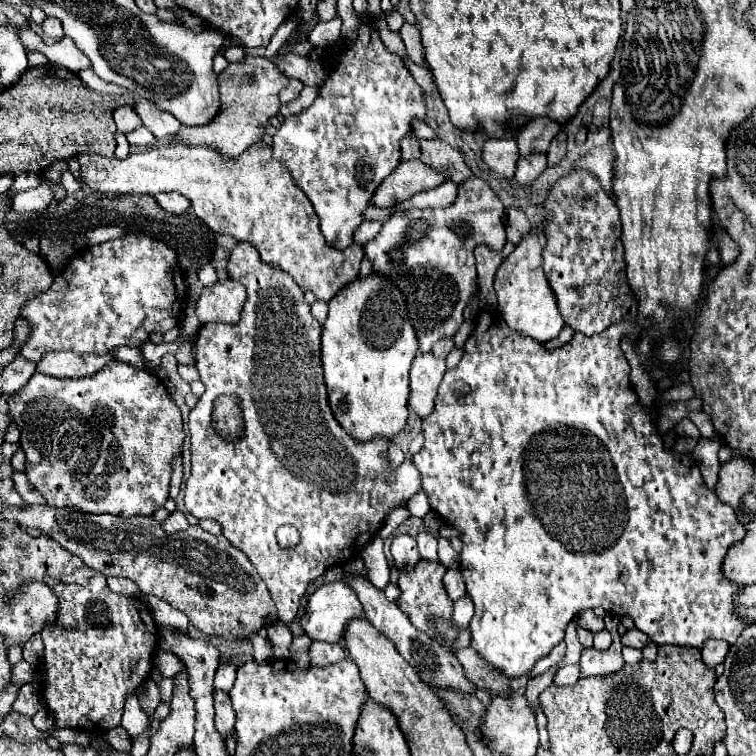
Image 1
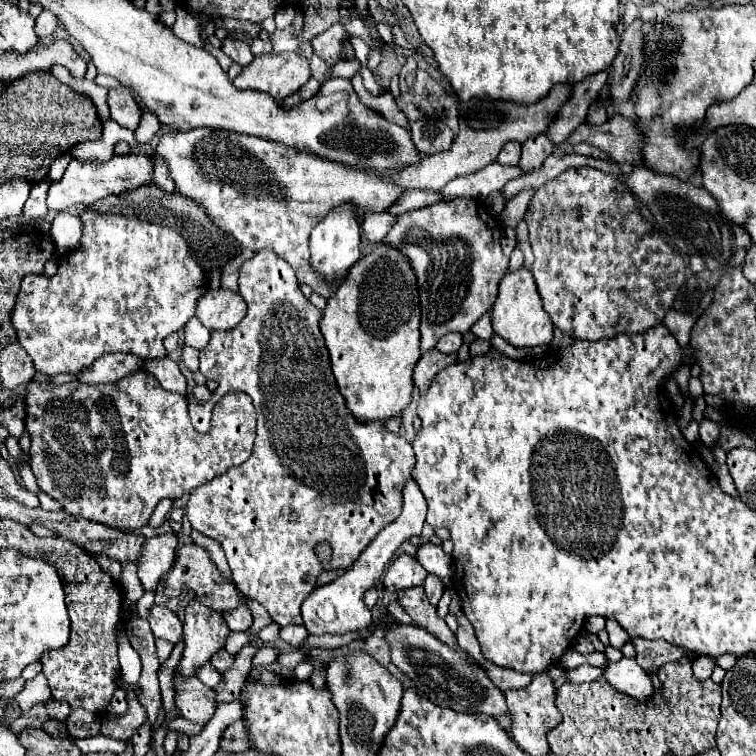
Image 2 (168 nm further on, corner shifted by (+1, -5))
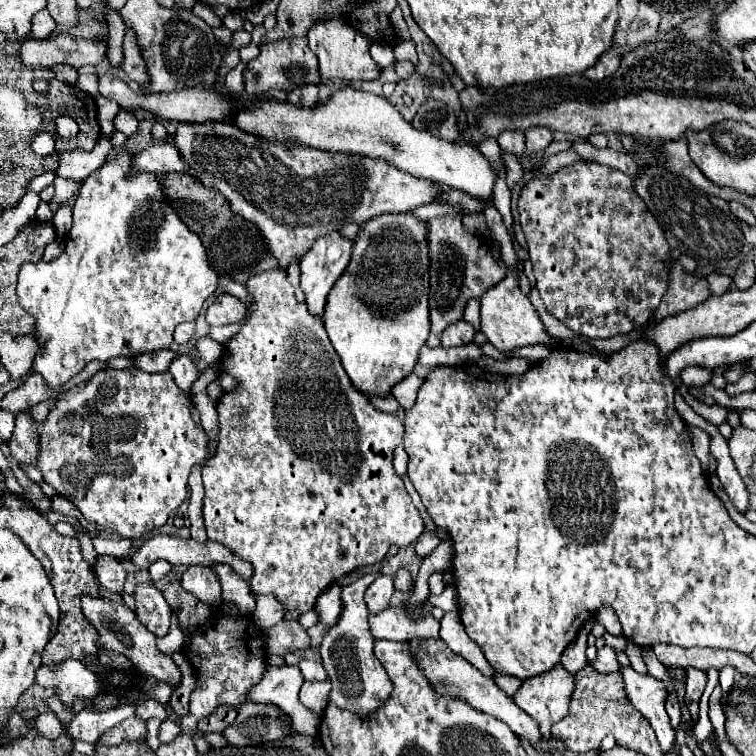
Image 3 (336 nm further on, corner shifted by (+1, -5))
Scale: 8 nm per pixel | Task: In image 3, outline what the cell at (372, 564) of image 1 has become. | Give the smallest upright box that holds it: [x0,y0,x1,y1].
[321,572,393,718]

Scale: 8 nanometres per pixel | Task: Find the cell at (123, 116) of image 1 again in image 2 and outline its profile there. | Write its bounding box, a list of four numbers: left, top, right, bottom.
[107,88,141,130]

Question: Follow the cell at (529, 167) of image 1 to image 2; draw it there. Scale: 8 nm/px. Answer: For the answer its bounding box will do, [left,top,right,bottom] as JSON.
[521,134,553,172]

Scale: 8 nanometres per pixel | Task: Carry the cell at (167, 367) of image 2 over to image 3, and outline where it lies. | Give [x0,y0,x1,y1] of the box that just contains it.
[169,356,199,422]

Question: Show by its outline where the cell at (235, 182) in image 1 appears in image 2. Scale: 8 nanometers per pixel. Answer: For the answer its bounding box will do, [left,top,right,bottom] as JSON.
[157,128,405,298]

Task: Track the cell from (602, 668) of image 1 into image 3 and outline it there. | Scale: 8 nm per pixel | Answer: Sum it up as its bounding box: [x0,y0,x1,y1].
[619,666,675,752]

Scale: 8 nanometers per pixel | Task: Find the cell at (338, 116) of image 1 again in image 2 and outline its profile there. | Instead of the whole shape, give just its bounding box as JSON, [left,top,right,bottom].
[309,204,361,284]

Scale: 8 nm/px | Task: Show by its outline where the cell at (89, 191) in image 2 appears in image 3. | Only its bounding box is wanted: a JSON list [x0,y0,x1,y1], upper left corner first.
[131,144,185,174]

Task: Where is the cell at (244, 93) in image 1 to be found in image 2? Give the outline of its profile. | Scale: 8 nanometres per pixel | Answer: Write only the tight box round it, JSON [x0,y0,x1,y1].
[233,52,311,102]

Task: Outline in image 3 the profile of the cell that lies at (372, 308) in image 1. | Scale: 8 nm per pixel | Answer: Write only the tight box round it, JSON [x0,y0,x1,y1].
[323,212,429,398]

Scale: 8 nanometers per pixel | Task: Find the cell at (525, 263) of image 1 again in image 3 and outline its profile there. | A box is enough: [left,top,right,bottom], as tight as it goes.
[481,274,557,352]

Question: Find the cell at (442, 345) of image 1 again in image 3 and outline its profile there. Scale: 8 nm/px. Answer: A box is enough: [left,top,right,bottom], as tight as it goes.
[441,320,475,348]

